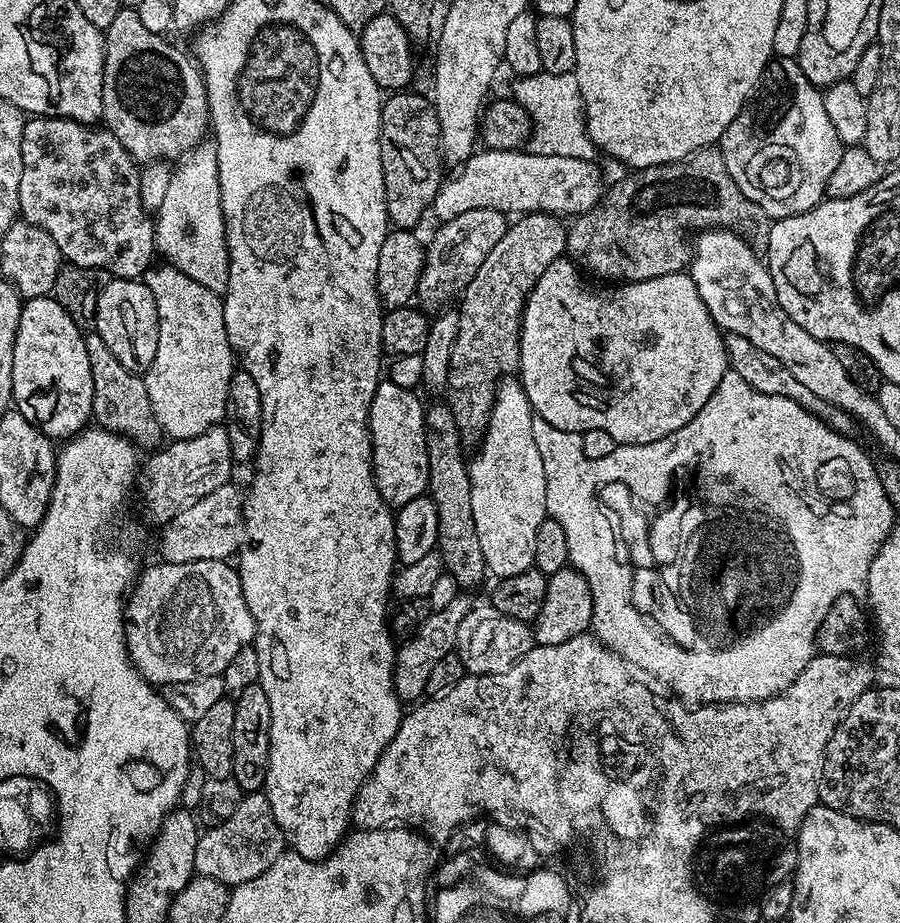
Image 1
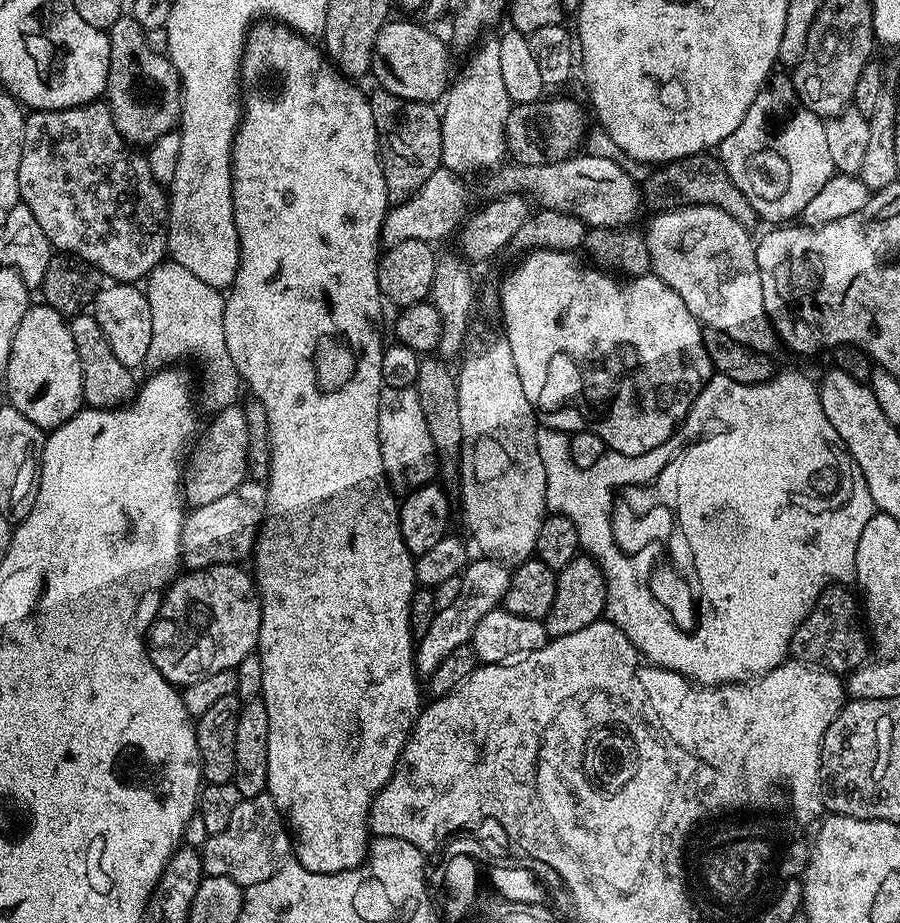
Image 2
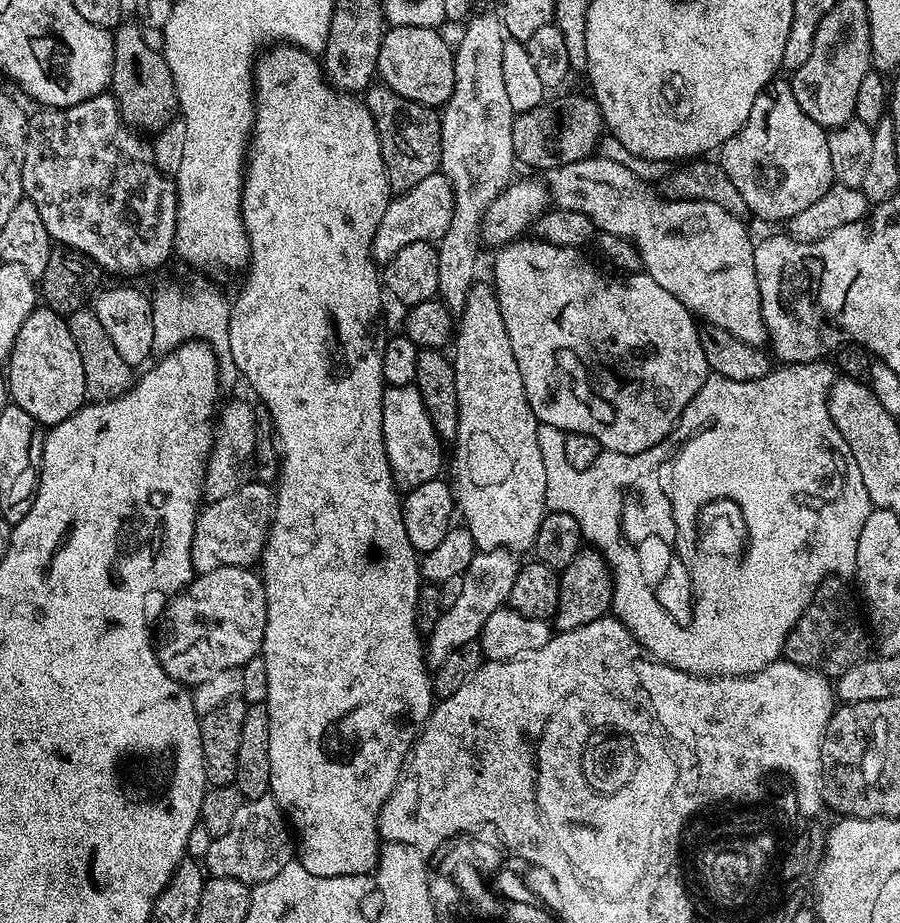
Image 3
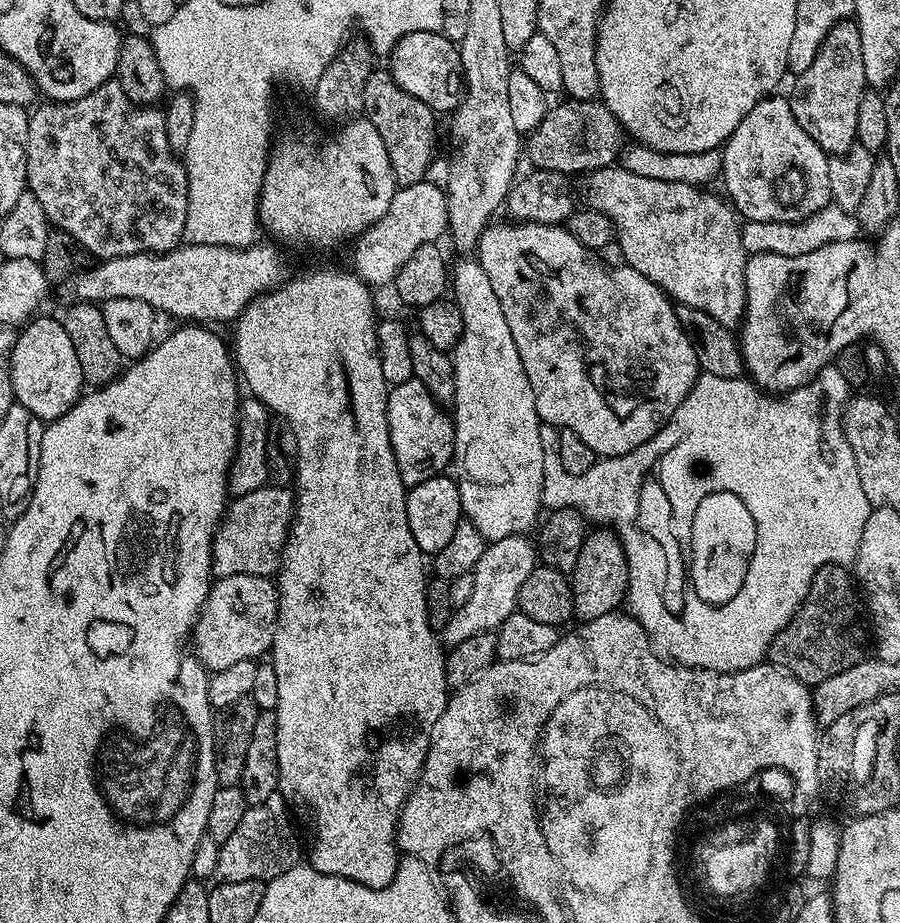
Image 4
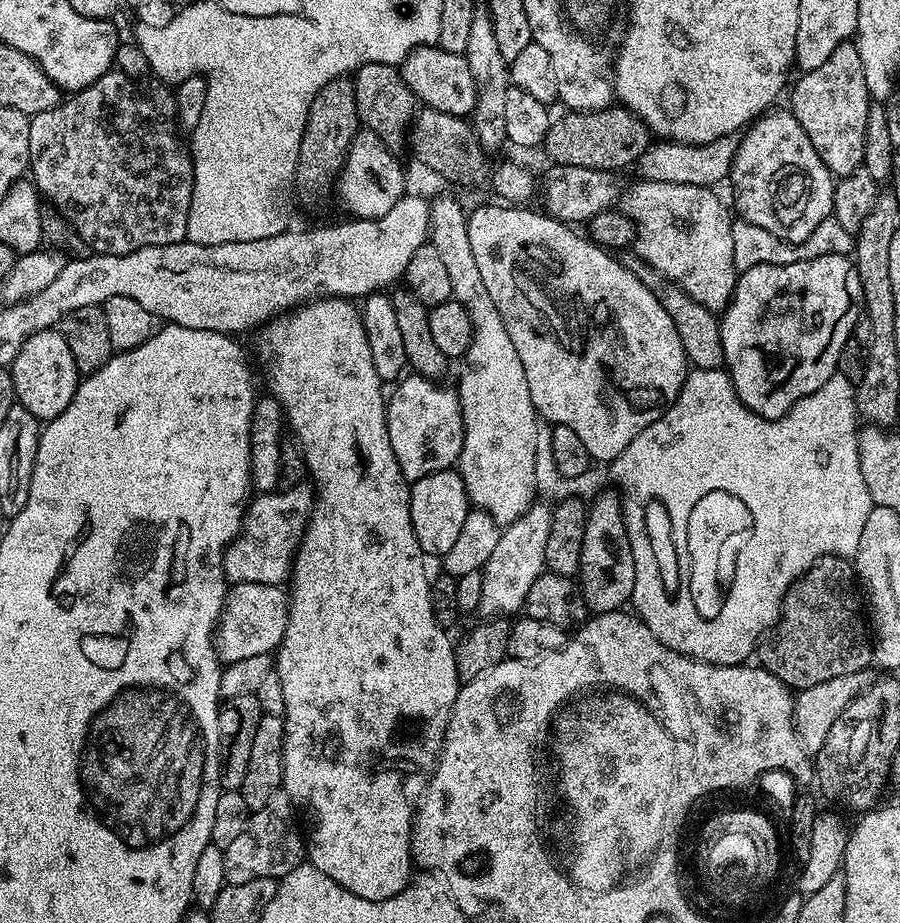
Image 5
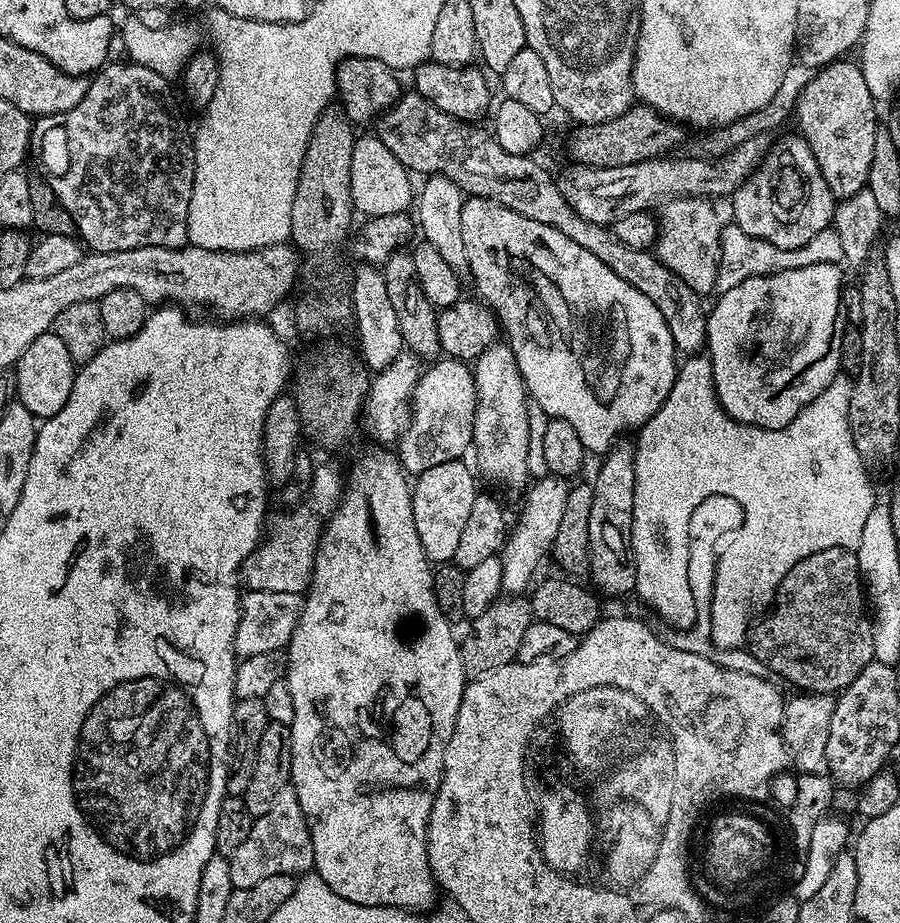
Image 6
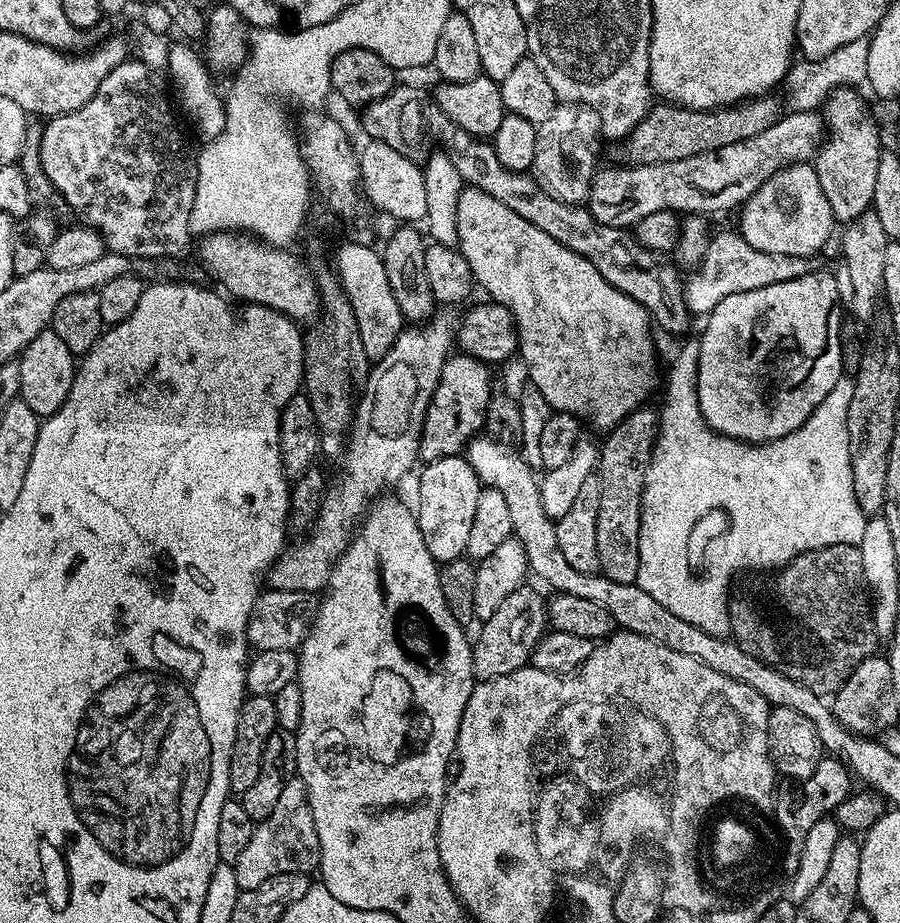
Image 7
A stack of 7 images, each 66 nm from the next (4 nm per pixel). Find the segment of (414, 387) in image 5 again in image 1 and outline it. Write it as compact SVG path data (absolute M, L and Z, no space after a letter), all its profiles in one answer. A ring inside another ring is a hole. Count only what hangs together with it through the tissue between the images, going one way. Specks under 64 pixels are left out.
M384 378L374 390L374 402L370 402L368 429L372 435L372 473L378 494L382 494L382 498L393 509L406 506L406 502L428 491L430 462L426 458L424 433L426 404L416 395L413 389L394 386L394 382Z

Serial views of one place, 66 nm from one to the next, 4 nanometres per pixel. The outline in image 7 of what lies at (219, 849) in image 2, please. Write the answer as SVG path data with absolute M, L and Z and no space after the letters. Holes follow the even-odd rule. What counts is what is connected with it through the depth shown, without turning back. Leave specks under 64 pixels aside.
M299 778L289 780L288 785L278 797L270 818L259 821L250 834L250 842L235 862L238 886L243 890L262 886L278 874L302 872L312 874L317 871L320 862L320 843L318 830L314 830L314 814L310 814L308 791Z

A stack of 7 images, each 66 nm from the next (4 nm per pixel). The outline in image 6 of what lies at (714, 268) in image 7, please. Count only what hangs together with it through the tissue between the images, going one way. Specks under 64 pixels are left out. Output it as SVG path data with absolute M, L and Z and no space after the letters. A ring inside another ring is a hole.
M728 222L720 230L720 261L718 262L718 274L716 275L715 291L717 293L730 290L738 286L738 282L746 282L746 278L755 276L769 276L778 274L782 270L802 270L802 266L814 266L815 264L839 265L844 260L842 250L842 238L838 238L835 227L823 228L806 246L797 248L779 248L762 238L754 238L743 232L734 222Z

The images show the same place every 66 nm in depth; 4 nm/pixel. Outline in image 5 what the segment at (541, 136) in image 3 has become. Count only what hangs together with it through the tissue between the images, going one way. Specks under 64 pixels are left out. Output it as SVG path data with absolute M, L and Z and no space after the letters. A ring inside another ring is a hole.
M609 106L597 112L573 112L561 120L553 119L542 143L542 151L552 164L586 166L586 170L616 172L639 161L650 143L650 133L632 111L623 106Z

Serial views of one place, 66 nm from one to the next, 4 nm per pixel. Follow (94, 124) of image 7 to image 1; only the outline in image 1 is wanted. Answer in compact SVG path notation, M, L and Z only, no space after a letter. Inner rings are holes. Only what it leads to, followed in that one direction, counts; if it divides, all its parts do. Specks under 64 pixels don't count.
M32 116L22 130L22 182L18 182L20 216L46 230L58 242L61 257L69 264L99 268L109 277L134 280L154 263L156 229L153 217L142 206L138 192L140 168L107 127L79 124L61 116Z

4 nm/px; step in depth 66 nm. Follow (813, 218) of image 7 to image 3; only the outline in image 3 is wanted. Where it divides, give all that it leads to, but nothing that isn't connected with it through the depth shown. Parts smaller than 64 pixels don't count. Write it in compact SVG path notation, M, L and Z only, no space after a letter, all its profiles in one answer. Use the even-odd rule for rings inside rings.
M773 82L763 88L754 98L754 106L750 106L750 118L741 126L718 152L718 162L730 174L730 182L738 186L738 194L746 202L749 213L764 220L781 220L787 222L793 216L802 214L806 206L814 206L822 194L826 194L834 183L832 163L830 162L830 146L828 132L820 127L798 106L798 98L794 98L791 83Z

